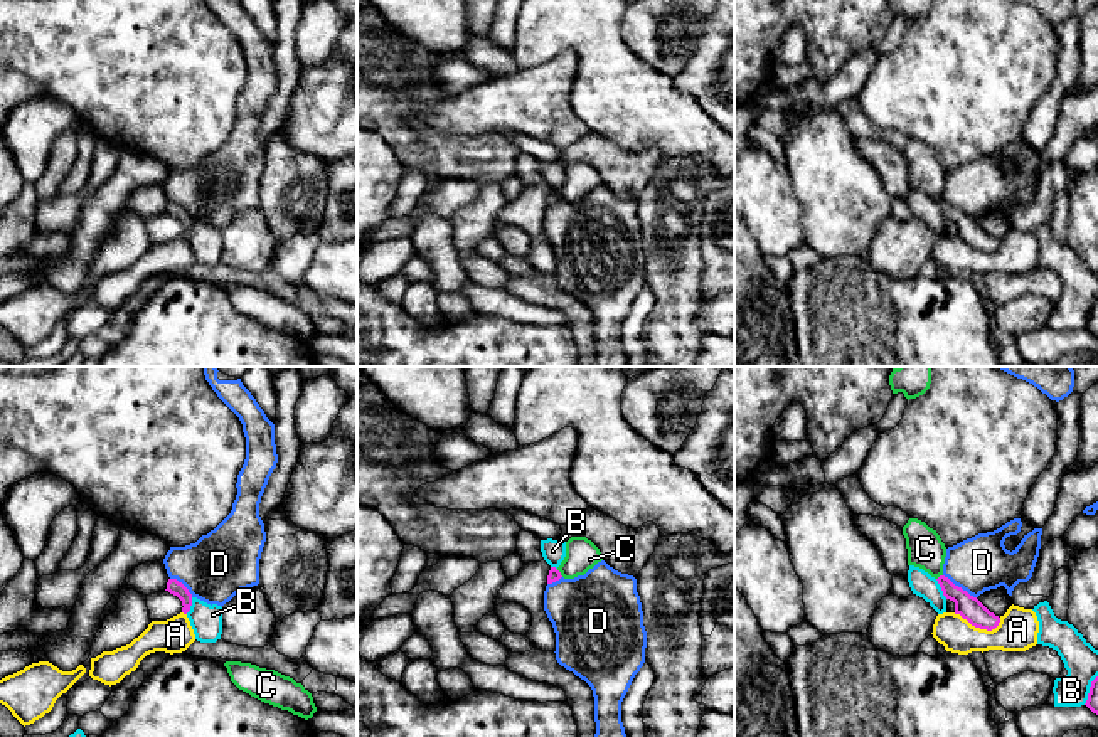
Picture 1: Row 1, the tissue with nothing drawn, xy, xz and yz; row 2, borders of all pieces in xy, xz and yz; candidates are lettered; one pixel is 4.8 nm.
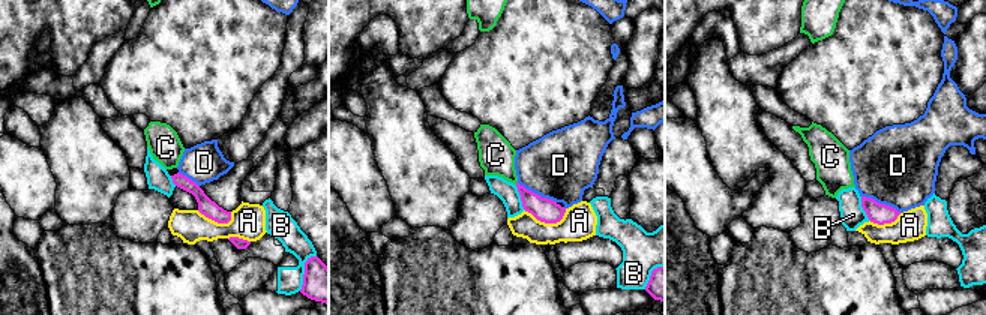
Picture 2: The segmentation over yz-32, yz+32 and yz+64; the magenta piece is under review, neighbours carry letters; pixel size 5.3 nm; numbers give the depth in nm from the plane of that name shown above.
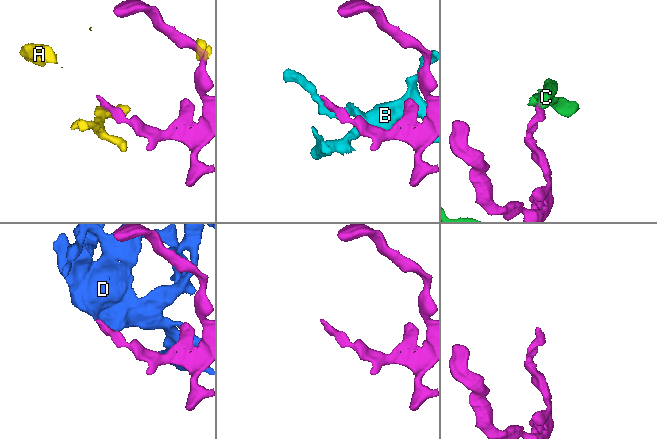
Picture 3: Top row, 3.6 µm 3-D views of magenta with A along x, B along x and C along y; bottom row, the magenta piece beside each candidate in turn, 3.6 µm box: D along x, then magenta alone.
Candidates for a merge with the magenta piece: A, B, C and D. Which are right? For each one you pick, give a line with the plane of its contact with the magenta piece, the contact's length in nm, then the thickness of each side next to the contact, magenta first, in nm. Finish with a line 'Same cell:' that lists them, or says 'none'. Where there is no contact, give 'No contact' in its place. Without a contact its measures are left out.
Same cell: none

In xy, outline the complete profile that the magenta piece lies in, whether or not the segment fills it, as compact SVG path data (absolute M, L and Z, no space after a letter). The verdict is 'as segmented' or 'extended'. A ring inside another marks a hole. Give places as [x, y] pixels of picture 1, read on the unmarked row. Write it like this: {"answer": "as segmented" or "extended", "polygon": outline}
{"answer": "as segmented", "polygon": "M168 202L167 205L167 212L170 217L177 219L182 224L182 236L187 237L190 234L192 229L192 217L189 215L189 212L179 205L177 202Z"}

